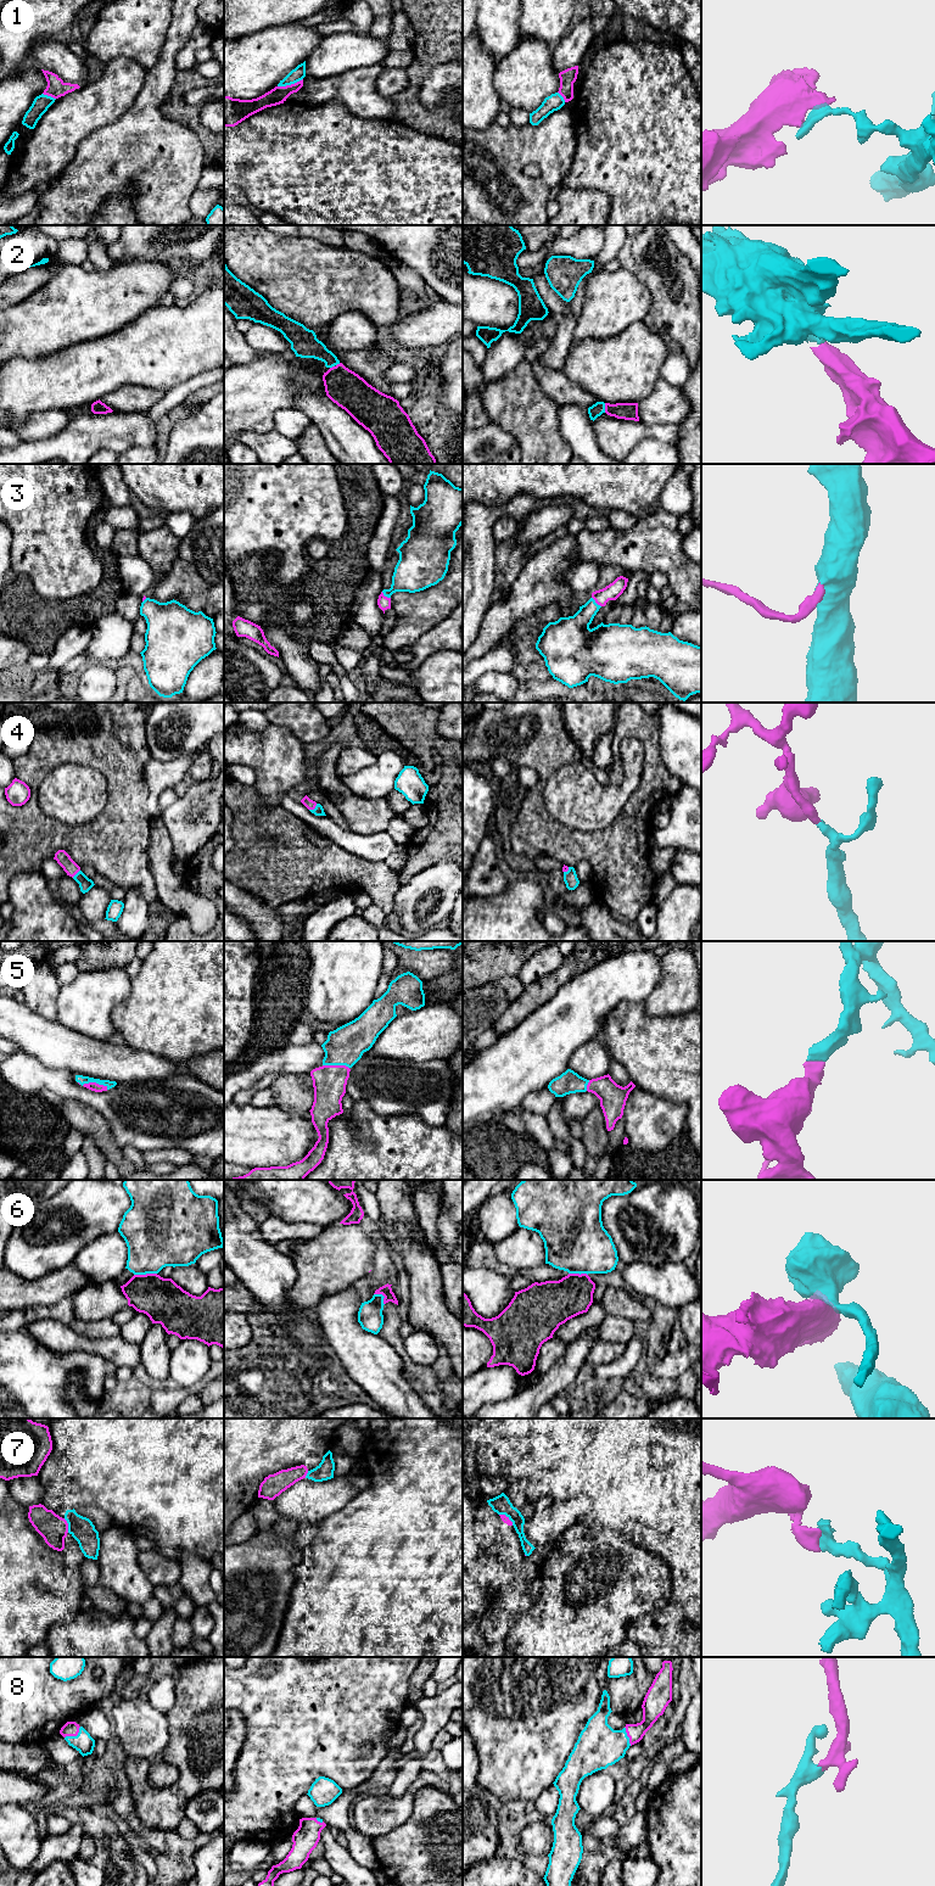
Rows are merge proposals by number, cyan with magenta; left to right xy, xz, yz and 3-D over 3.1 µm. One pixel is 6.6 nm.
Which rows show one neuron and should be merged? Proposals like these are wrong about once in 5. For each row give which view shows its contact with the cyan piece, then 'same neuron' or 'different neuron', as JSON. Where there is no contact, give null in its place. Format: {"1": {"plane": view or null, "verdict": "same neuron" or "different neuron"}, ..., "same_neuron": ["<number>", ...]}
{"1": {"plane": "xz", "verdict": "different neuron"}, "2": {"plane": "yz", "verdict": "same neuron"}, "3": {"plane": "yz", "verdict": "same neuron"}, "4": {"plane": "xz", "verdict": "same neuron"}, "5": {"plane": "xy", "verdict": "same neuron"}, "6": {"plane": "xy", "verdict": "different neuron"}, "7": {"plane": "xy", "verdict": "same neuron"}, "8": {"plane": "xy", "verdict": "same neuron"}, "same_neuron": ["2", "3", "4", "5", "7", "8"]}

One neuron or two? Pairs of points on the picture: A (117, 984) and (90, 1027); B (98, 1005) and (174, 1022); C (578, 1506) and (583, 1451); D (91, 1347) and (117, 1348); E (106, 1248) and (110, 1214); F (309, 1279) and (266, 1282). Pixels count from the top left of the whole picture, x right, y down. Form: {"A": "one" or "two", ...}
{"A": "one", "B": "two", "C": "two", "D": "one", "E": "two", "F": "two"}

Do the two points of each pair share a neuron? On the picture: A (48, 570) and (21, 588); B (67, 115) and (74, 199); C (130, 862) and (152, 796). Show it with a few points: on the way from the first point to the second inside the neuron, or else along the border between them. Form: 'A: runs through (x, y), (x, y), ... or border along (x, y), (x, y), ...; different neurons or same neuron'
A: border along (12, 576), (26, 576), (37, 593), (54, 599); different neurons
B: border along (87, 136), (52, 183); different neurons
C: border along (143, 781), (146, 785), (146, 809), (151, 820); different neurons

